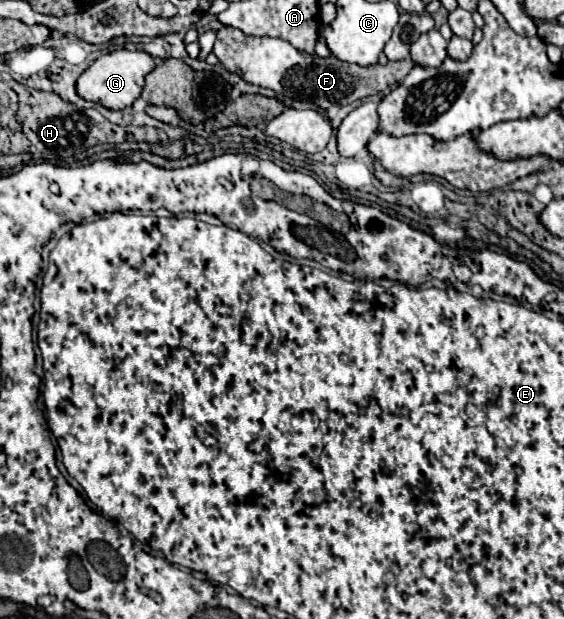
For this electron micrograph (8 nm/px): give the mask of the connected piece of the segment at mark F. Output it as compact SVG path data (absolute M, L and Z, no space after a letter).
M221 27L217 31L217 41L213 53L219 63L245 79L247 83L273 89L277 97L289 97L295 101L307 101L317 105L319 109L327 109L331 105L347 105L357 99L385 93L393 85L397 85L413 67L411 59L389 61L387 65L375 67L355 67L351 63L343 63L333 55L329 59L321 59L317 55L307 55L291 47L291 43L273 37L251 37L243 35L239 29Z

